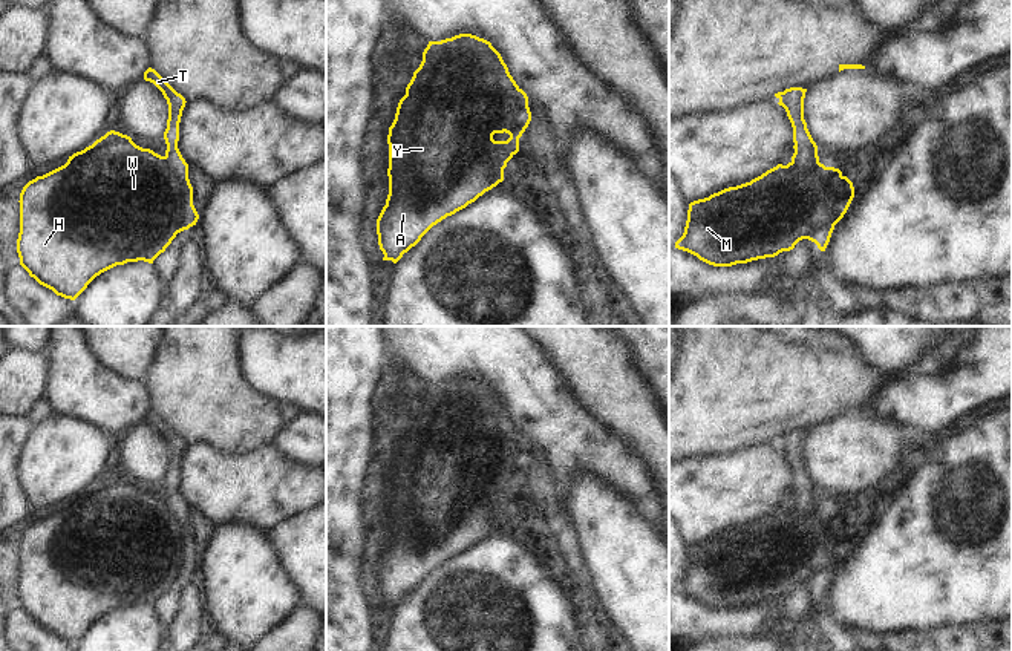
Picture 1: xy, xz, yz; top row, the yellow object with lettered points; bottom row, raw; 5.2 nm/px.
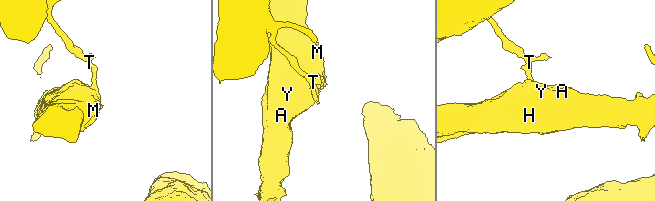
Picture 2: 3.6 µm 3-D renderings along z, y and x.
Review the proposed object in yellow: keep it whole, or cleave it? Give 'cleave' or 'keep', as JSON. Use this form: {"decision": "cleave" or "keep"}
{"decision": "cleave"}

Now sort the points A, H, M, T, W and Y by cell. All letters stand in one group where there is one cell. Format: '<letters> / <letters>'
A H M W Y / T

